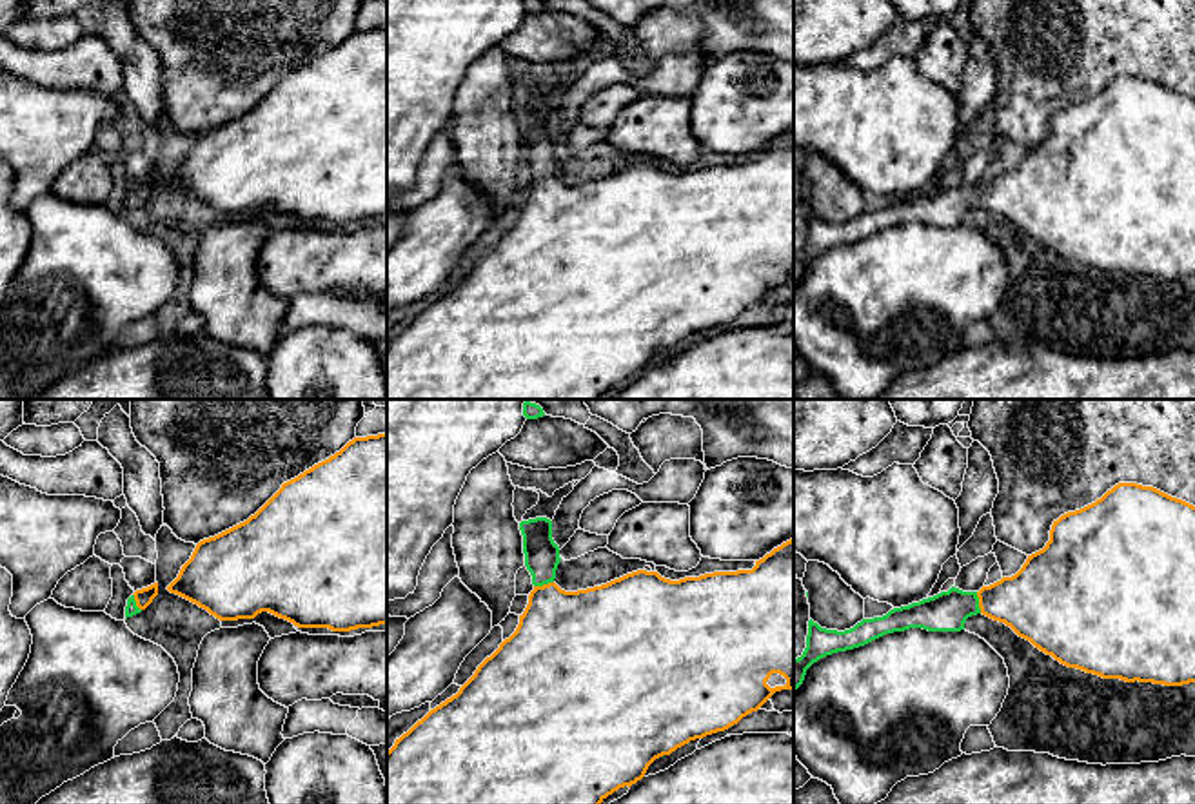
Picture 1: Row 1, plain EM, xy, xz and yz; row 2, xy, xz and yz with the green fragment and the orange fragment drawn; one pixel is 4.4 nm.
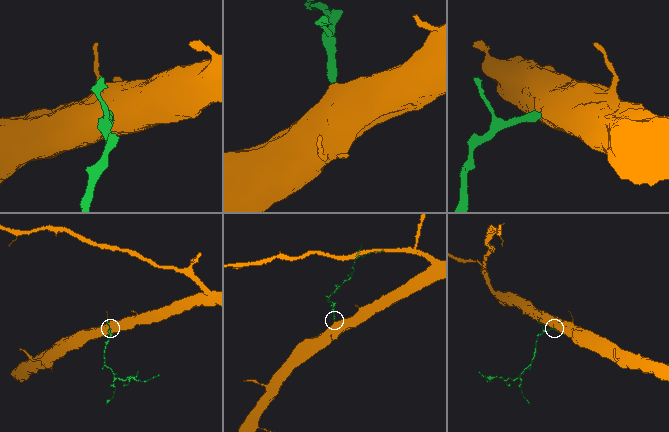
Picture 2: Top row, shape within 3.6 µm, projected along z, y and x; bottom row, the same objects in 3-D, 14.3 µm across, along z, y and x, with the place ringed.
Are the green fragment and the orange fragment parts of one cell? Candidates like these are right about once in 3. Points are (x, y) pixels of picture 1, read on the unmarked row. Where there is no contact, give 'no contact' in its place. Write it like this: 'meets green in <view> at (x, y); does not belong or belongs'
meets green in yz at (977, 196); belongs

